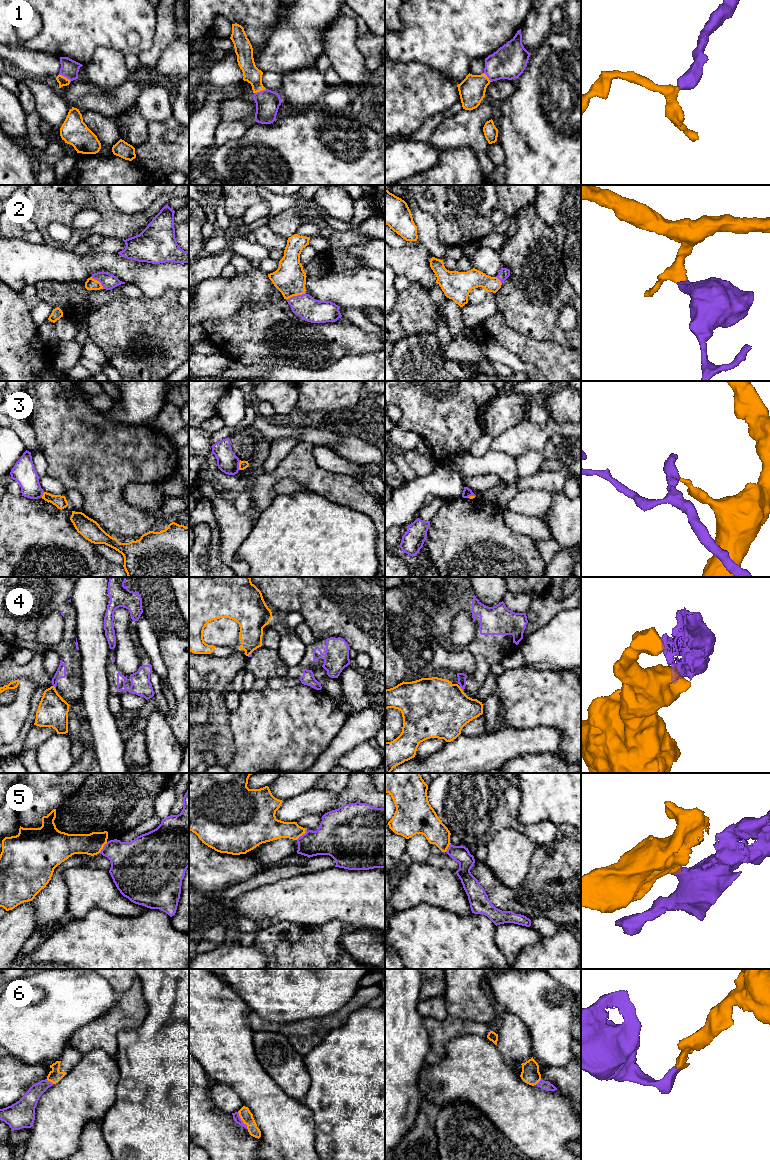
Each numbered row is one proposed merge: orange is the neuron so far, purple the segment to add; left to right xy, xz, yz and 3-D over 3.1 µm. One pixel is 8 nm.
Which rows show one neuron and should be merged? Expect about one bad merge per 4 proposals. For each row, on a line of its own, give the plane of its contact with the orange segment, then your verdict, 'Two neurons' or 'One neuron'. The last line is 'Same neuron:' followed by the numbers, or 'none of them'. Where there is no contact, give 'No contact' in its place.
1: Touches orange in xy. One neuron
2: Touches orange in xz. One neuron
3: Touches orange in xz. Two neurons
4: Touches orange in yz. Two neurons
5: Touches orange in xy. Two neurons
6: Touches orange in xz. One neuron
Same neuron: 1, 2, 6

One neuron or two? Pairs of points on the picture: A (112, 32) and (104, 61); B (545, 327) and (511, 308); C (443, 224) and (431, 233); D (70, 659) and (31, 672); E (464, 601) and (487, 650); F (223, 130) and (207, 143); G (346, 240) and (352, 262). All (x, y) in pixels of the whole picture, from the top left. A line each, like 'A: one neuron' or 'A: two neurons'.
A: two neurons
B: one neuron
C: two neurons
D: two neurons
E: one neuron
F: two neurons
G: one neuron

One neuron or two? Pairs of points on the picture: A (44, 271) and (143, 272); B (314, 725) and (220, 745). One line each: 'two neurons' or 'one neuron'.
A: one neuron
B: two neurons

